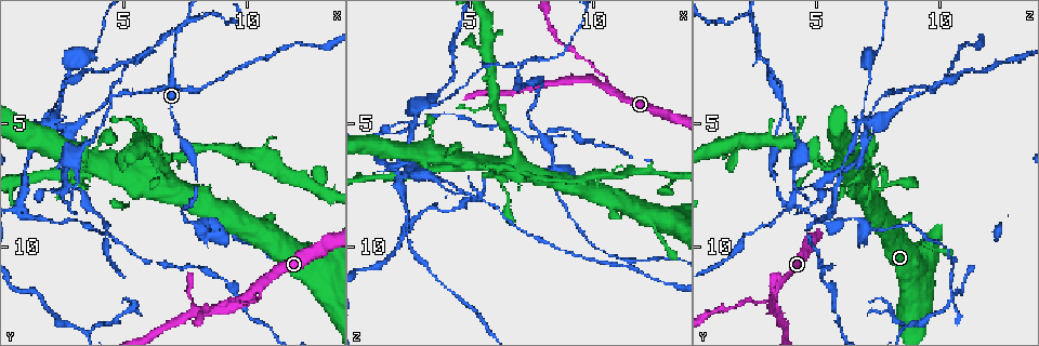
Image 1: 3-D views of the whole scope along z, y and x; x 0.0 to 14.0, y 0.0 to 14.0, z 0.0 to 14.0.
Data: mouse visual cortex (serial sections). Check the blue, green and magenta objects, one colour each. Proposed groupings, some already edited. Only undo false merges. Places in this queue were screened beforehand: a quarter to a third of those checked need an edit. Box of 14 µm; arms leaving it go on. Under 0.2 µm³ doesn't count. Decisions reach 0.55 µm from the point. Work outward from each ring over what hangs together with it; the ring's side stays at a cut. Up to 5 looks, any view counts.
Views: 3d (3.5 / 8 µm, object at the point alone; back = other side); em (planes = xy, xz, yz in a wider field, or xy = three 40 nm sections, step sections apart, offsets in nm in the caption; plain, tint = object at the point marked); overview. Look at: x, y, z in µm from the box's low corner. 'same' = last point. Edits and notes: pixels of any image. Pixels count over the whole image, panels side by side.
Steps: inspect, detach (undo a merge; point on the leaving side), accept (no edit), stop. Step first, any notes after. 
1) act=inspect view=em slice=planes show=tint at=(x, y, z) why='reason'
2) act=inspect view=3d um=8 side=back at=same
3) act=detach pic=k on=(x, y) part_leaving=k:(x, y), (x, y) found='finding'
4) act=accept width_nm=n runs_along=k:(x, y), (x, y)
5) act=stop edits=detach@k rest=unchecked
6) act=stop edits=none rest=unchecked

act=inspect view=em slice=xy step=5 show=tint at=(7.2, 1.4, 2.6) why='a fork'

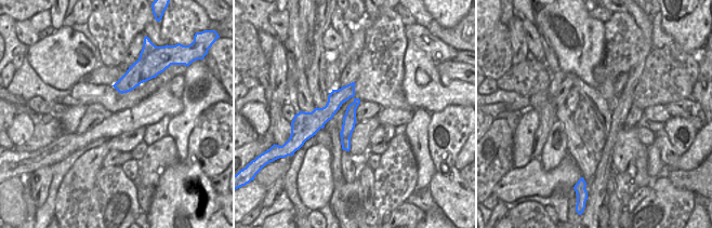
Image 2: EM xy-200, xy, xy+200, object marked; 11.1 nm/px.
act=inspect view=3d um=3.5 at=same why='see where the arms go'

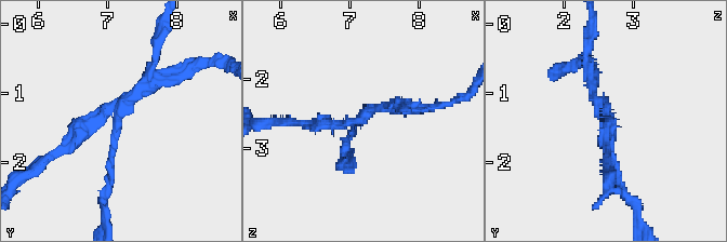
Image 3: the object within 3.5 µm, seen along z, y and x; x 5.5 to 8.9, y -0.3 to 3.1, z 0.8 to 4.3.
act=detach pic=3 on=(317, 126) arms=3 arm_widths_nm=100,150,200 part_leaving=3:(361, 119), (342, 124), (281, 122) found='a second cell is stuck on'

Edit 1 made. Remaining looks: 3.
act=inspect view=overview

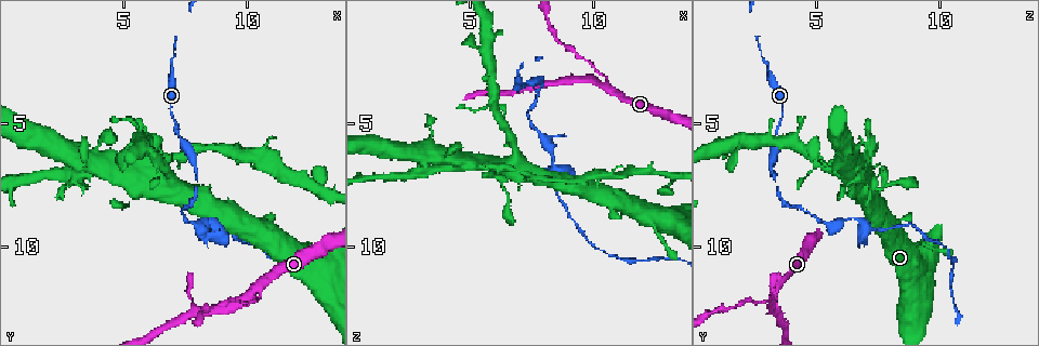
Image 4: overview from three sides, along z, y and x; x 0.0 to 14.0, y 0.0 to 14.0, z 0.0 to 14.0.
act=inspect view=3d um=3.5 at=(4.2, 6.9, 6.7) why='thick turns thin'

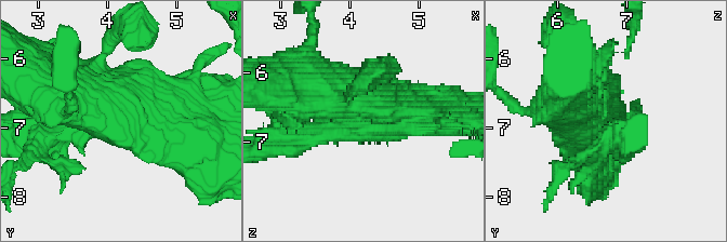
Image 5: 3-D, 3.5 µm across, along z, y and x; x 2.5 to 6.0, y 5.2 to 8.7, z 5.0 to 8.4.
act=inspect view=em slice=planes show=tint at=(4.20, 6.85, 6.75) why='shape alone is not enough'

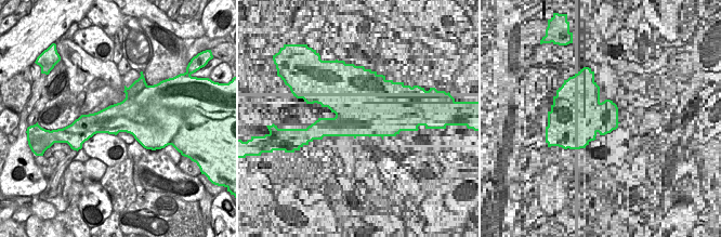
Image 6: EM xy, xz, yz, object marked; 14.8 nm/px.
act=detach pic=5 on=(60, 129) found='two cells meet here'

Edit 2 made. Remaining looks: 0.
act=stop edits=detach@3,detach@5 rest=unchecked

